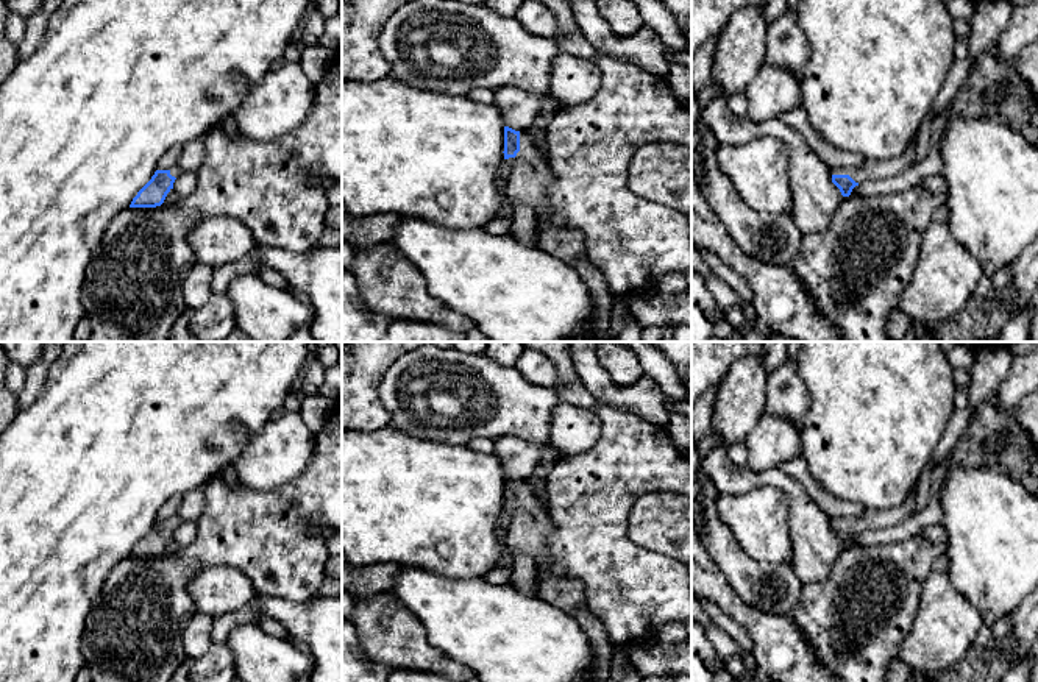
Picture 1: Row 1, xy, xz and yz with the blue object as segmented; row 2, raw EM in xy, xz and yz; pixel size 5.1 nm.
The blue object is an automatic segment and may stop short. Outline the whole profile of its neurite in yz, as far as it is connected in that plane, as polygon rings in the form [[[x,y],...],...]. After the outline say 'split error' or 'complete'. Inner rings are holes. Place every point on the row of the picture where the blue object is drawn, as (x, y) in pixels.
[[[915,142],[899,158],[865,159],[862,167],[830,169],[832,183],[840,189],[843,197],[849,197],[852,189],[863,181],[893,178],[910,169],[916,162]]] | split error

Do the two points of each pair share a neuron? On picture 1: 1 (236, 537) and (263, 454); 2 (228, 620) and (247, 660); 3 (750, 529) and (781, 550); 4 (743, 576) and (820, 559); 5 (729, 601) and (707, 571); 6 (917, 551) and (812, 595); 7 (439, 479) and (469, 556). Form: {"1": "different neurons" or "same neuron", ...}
{"1": "different neurons", "2": "different neurons", "3": "same neuron", "4": "different neurons", "5": "same neuron", "6": "same neuron", "7": "same neuron"}

